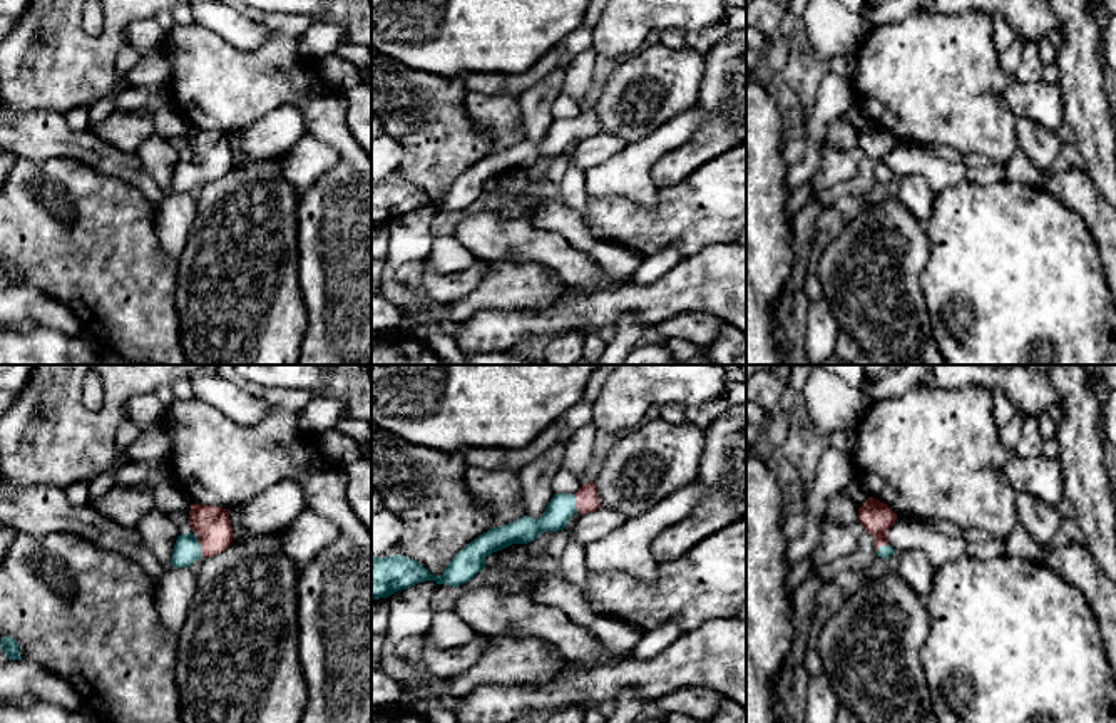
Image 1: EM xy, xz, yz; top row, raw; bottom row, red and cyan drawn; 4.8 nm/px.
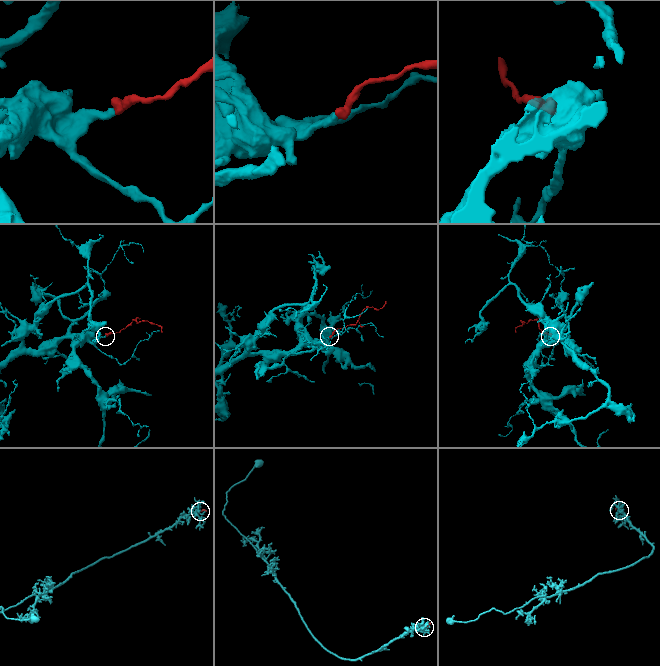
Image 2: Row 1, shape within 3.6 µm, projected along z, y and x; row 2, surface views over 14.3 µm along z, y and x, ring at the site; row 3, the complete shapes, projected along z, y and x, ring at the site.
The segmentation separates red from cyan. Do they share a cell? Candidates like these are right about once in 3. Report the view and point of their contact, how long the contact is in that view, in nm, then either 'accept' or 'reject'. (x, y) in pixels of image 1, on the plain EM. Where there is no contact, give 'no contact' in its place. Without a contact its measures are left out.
xy (201, 173) | 90 nm | accept

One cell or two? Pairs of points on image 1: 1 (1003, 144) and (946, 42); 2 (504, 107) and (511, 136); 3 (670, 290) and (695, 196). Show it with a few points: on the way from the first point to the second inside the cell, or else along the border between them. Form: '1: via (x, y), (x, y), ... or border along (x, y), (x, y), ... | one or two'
1: via (977, 119), (946, 87), (946, 67) | one
2: via (504, 114), (506, 129) | one
3: border along (721, 243), (705, 246), (685, 258) | two

